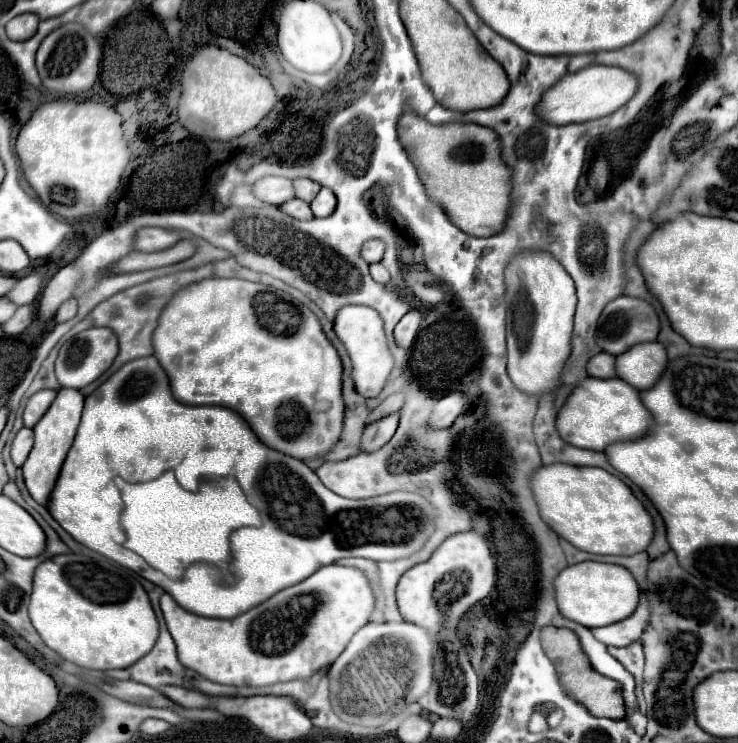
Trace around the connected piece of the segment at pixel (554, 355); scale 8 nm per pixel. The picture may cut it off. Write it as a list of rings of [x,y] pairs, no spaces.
[[[520,253],[506,269],[508,305],[508,375],[526,395],[544,397],[560,381],[562,367],[572,351],[576,311],[574,281],[550,253]]]

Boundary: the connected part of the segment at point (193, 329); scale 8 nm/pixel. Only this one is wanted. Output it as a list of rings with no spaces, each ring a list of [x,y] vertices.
[[[204,279],[200,283],[192,283],[184,289],[180,289],[172,297],[172,301],[164,307],[164,311],[158,319],[158,327],[154,331],[154,337],[152,337],[152,345],[154,345],[154,357],[160,361],[160,365],[164,365],[164,371],[170,377],[172,393],[180,403],[186,403],[186,405],[222,405],[222,407],[236,411],[238,415],[242,415],[248,421],[248,425],[258,435],[258,439],[264,445],[268,445],[270,449],[276,449],[280,453],[288,453],[288,457],[294,457],[294,459],[300,459],[306,463],[310,459],[324,457],[340,441],[340,435],[344,429],[342,361],[340,361],[334,345],[326,339],[318,317],[304,303],[298,303],[298,299],[294,299],[294,297],[290,297],[290,301],[282,299],[272,291],[272,287],[262,285],[262,283],[244,281],[244,279]]]

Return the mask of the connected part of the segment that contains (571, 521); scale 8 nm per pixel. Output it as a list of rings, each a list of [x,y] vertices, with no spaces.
[[[544,465],[532,475],[532,491],[542,519],[574,547],[594,555],[634,555],[654,539],[654,521],[630,487],[600,467]]]

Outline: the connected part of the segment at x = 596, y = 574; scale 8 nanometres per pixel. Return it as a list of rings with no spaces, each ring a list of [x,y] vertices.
[[[584,561],[566,567],[556,577],[554,589],[556,589],[556,601],[560,613],[590,629],[604,627],[608,623],[616,623],[622,621],[624,617],[630,617],[630,613],[636,609],[640,599],[638,583],[626,567],[598,563],[598,561]]]

